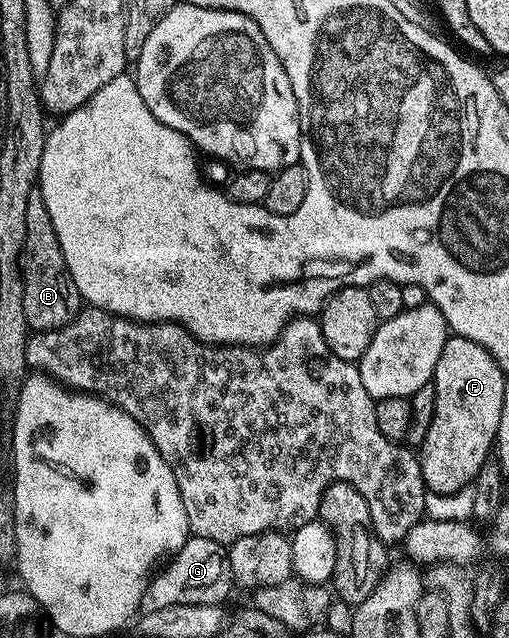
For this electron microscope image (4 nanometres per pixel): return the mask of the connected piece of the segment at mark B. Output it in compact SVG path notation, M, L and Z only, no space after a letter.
M39 189L30 192L26 207L26 240L20 259L20 271L24 277L22 308L26 312L29 331L57 330L80 313L82 299L70 276L70 268L66 268L66 256L62 256L58 232L54 232L54 220L50 220L50 212L46 212L44 197L40 195Z

